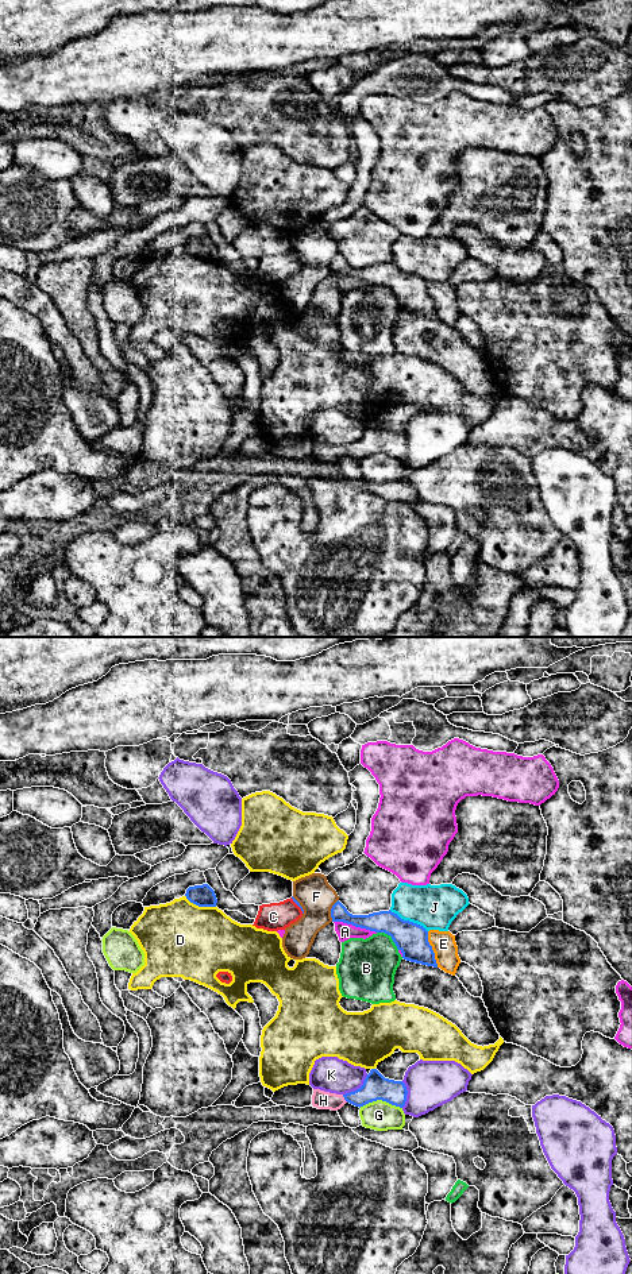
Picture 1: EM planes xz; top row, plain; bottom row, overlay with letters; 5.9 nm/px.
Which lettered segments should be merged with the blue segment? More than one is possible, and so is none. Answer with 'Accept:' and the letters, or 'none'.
Accept: H

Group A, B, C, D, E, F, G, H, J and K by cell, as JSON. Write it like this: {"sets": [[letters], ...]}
{"sets": [["A"], ["B"], ["C"], ["D"], ["E"], ["F", "J"], ["G"], ["H"], ["K"]]}

